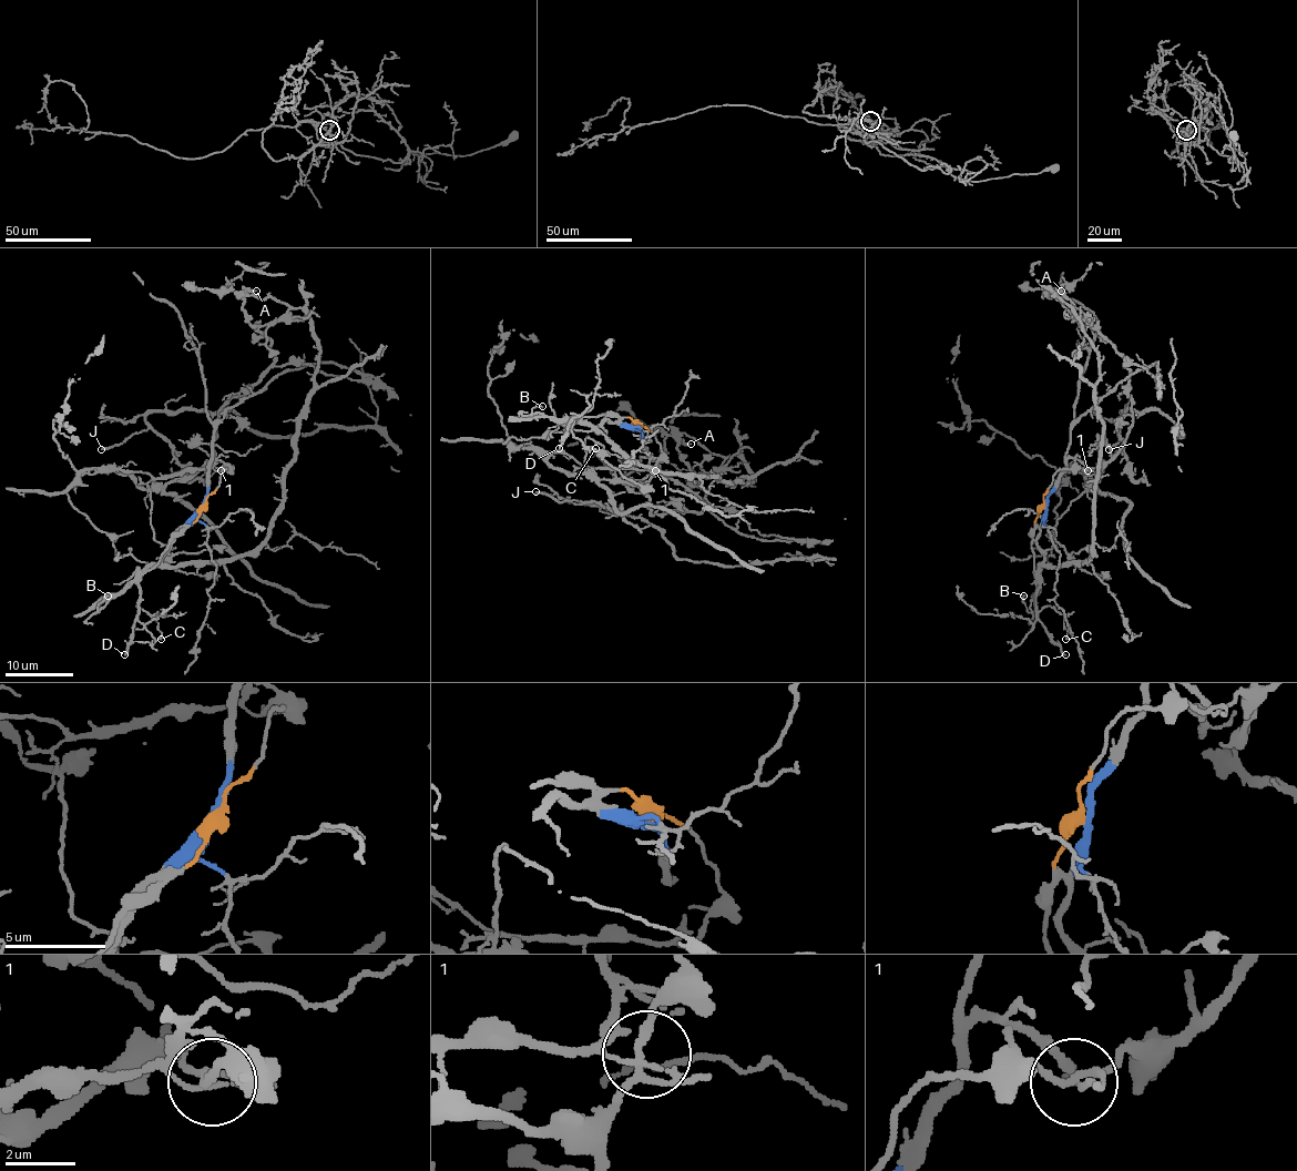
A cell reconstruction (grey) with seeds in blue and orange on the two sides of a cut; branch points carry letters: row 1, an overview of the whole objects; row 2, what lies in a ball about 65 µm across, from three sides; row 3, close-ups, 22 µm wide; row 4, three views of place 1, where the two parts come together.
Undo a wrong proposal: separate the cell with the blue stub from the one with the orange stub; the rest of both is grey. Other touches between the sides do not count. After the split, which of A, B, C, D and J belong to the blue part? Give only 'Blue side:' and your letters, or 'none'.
Blue side: B, C, D

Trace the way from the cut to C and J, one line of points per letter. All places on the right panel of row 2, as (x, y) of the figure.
C: (1044, 506), (1044, 521), (1037, 542), (1043, 556), (1037, 609), (1041, 611), (1050, 606), (1063, 615), (1065, 640)
J: (1044, 506), (1059, 470), (1109, 461), (1137, 417), (1132, 410), (1122, 411), (1119, 440), (1109, 449)

